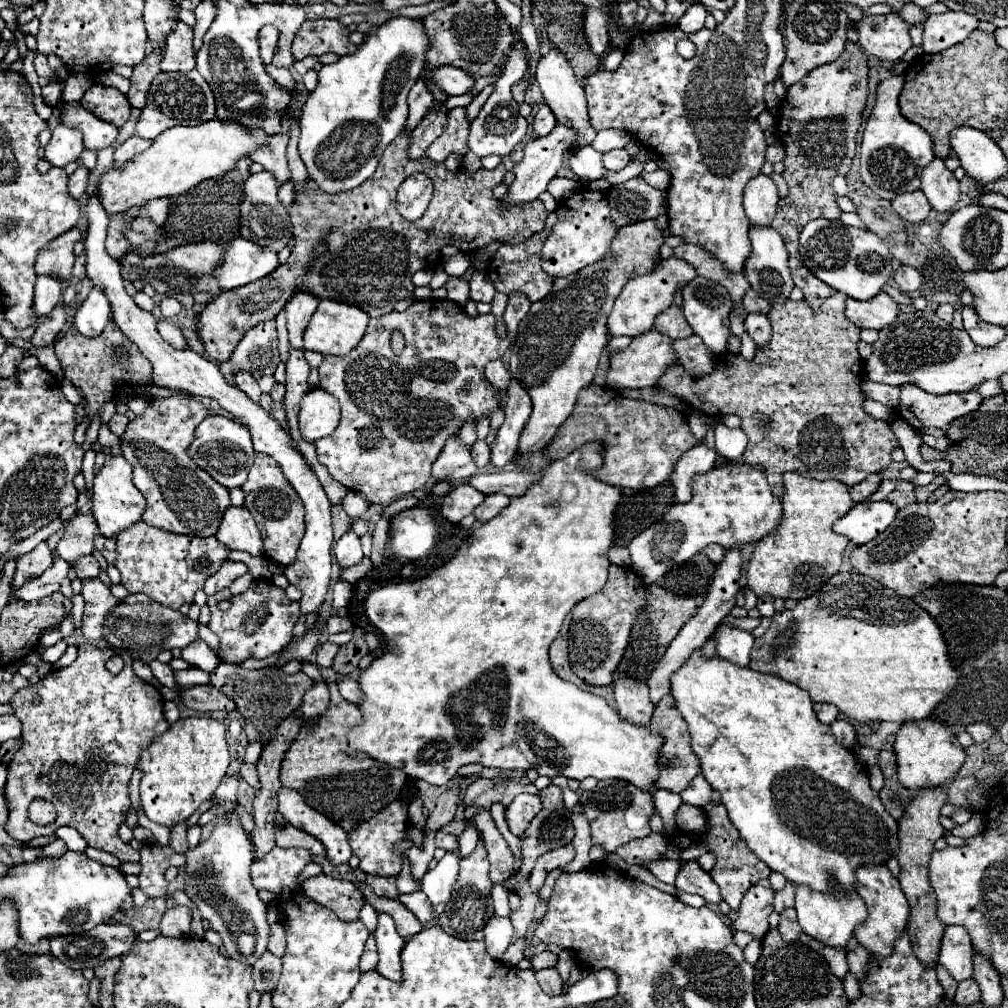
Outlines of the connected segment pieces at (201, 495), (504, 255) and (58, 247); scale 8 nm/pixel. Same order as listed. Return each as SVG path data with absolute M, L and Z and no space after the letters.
M168 397L152 401L142 417L136 417L128 423L126 433L122 435L122 455L134 469L134 485L144 493L146 497L146 513L144 521L152 527L158 527L162 531L170 533L182 533L182 535L196 535L196 537L210 537L216 535L224 511L230 507L230 495L228 489L222 487L218 481L214 481L206 471L202 471L188 455L186 449L190 441L194 439L194 427L208 415L208 411L202 407L202 403L190 399L190 397Z
M540 231L534 233L530 239L518 243L518 245L502 245L496 255L494 255L494 267L488 271L488 277L492 279L496 291L502 293L512 293L512 291L522 291L528 295L530 301L540 301L542 297L546 297L552 289L552 277L540 267L540 251L542 245L548 237L548 231Z
M74 227L70 233L56 237L54 241L46 243L38 257L36 257L36 275L48 275L62 283L70 283L72 267L74 267L74 253L72 245L80 239L80 231Z

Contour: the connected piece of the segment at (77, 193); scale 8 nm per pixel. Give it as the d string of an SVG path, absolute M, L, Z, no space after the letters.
M80 165L72 175L70 175L70 181L68 181L68 193L74 197L74 199L80 199L84 195L88 187L88 169L84 165Z

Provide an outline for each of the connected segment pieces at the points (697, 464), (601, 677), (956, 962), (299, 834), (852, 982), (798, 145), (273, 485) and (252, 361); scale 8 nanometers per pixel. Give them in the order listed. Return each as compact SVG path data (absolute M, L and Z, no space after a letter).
M698 443L694 449L686 451L680 457L680 463L676 465L670 477L674 483L674 495L678 503L688 503L692 499L692 479L700 473L708 473L708 469L714 467L714 459L716 453L704 443Z
M610 565L608 581L596 595L586 597L572 609L570 623L570 665L590 685L610 685L612 673L624 655L632 625L646 607L646 585L628 569Z
M946 927L940 947L938 963L948 969L956 981L970 979L974 973L974 949L970 945L970 935L962 927Z
M280 813L274 819L274 827L276 827L276 845L278 847L304 847L312 855L326 857L326 849L320 841L316 841L316 837L310 837L306 831L286 823Z
M848 973L848 977L844 977L842 983L844 983L844 989L846 989L846 997L850 1001L858 1001L860 999L860 983L858 983L858 979L852 973Z
M846 43L842 57L832 61L830 65L822 65L802 77L788 89L788 95L778 107L776 119L776 137L786 149L786 171L782 177L788 183L788 197L780 199L778 213L774 219L774 229L782 235L788 253L790 253L790 273L794 285L802 289L804 301L818 309L828 297L836 291L822 283L818 277L806 269L800 251L798 237L802 227L810 219L826 217L840 219L842 209L836 203L836 193L832 191L832 179L836 175L846 175L850 171L852 159L856 155L856 133L860 129L860 117L866 105L868 95L868 65L866 55L856 43Z
M256 453L254 463L250 467L248 479L242 485L242 491L246 495L244 507L252 513L254 521L258 523L258 529L264 539L264 557L272 559L284 567L288 567L296 559L298 545L304 537L304 503L294 491L294 487L288 485L286 477L280 471L280 465L266 453Z
M274 321L260 323L246 331L230 357L232 375L250 373L254 379L272 375L272 367L276 367L278 361L280 359Z

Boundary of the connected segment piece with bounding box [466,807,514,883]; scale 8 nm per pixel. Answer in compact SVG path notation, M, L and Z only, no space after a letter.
M480 807L480 811L472 817L466 819L466 827L474 827L488 851L488 859L490 859L490 879L494 883L502 883L506 877L512 875L512 867L514 867L514 855L508 847L508 843L504 841L504 837L500 835L498 827L494 825L494 819L490 815L488 807Z

